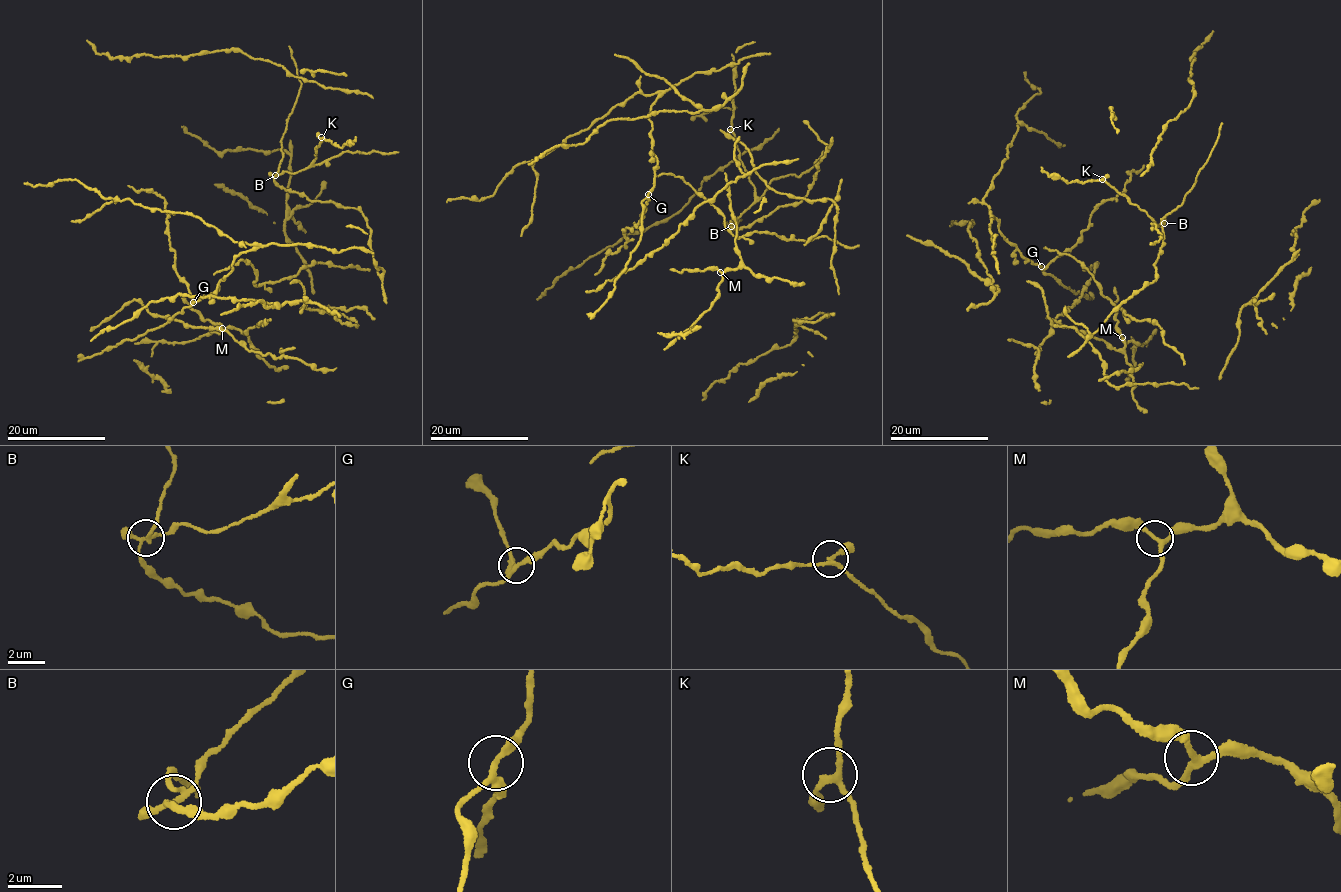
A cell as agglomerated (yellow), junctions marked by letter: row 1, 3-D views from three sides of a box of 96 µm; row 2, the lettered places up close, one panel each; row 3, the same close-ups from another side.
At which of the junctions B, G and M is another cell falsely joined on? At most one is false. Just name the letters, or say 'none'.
B

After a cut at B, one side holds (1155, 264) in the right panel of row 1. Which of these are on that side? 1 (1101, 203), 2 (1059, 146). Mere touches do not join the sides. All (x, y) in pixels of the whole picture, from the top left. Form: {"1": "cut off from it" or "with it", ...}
{"1": "with it", "2": "with it"}

